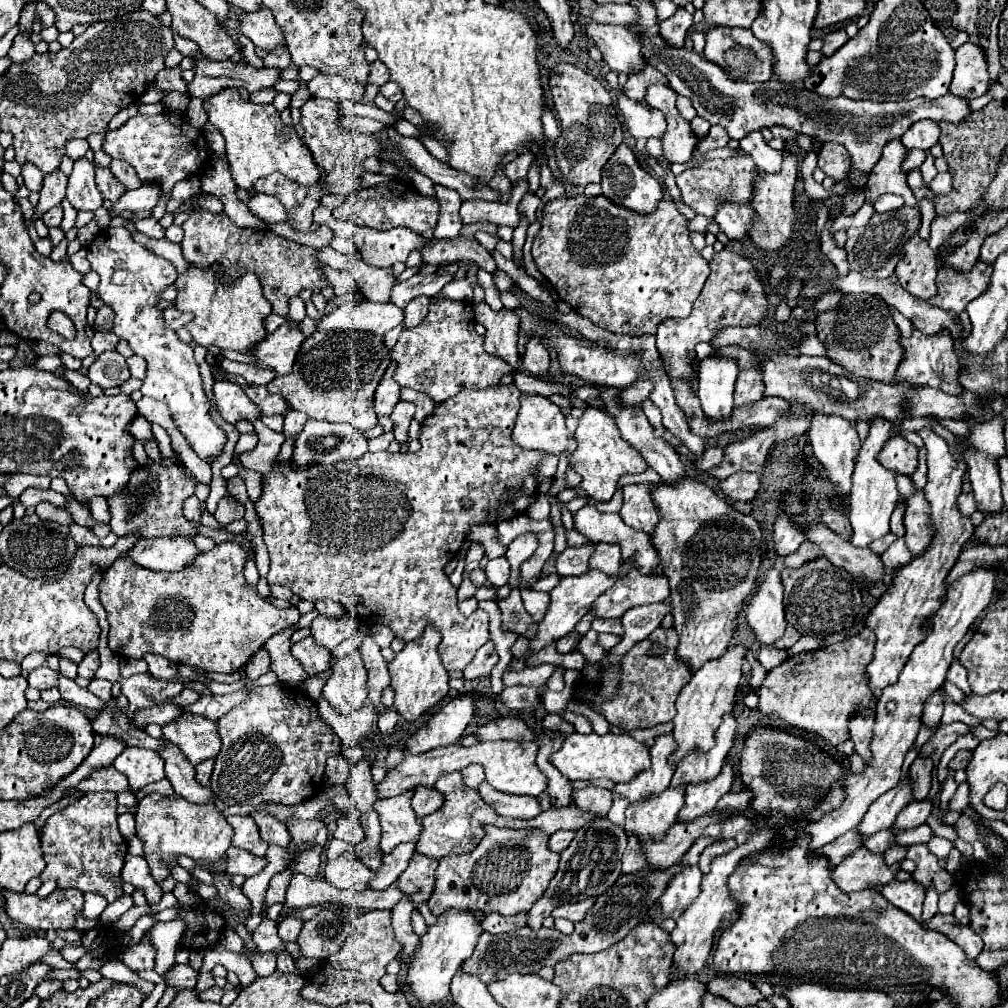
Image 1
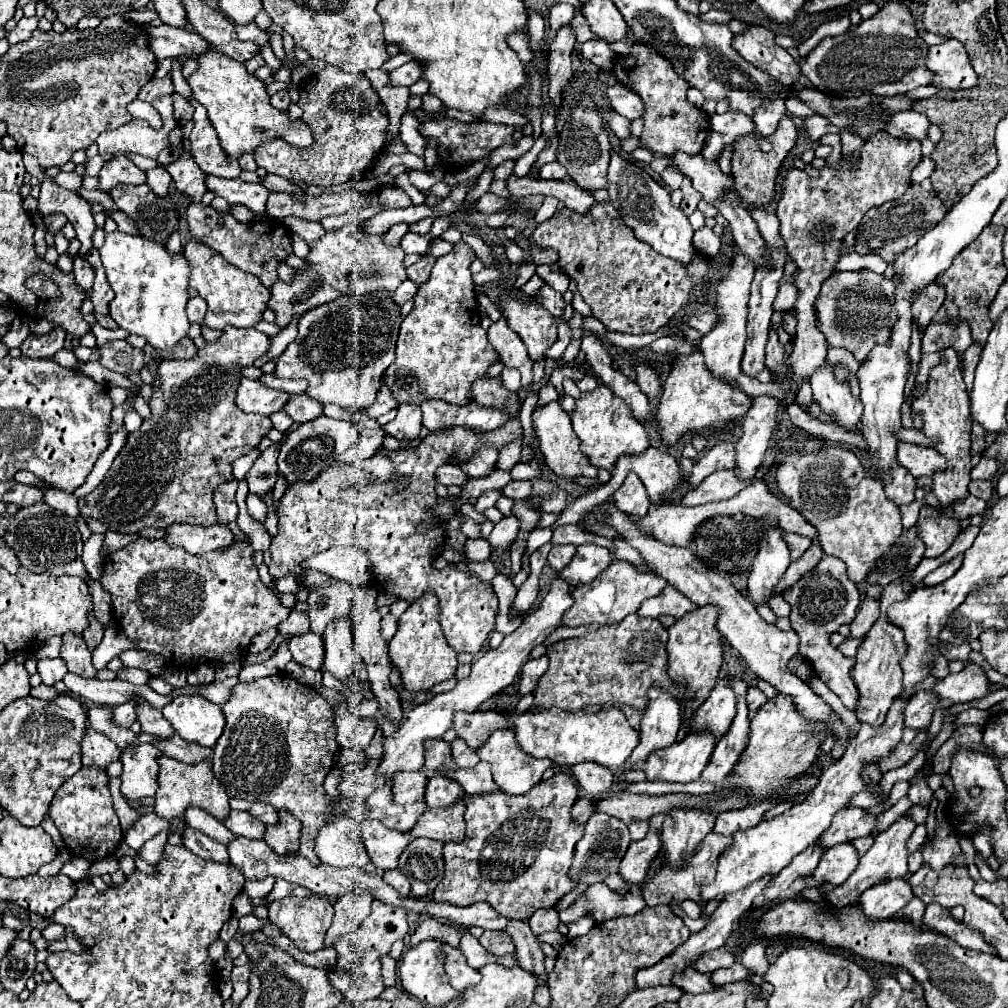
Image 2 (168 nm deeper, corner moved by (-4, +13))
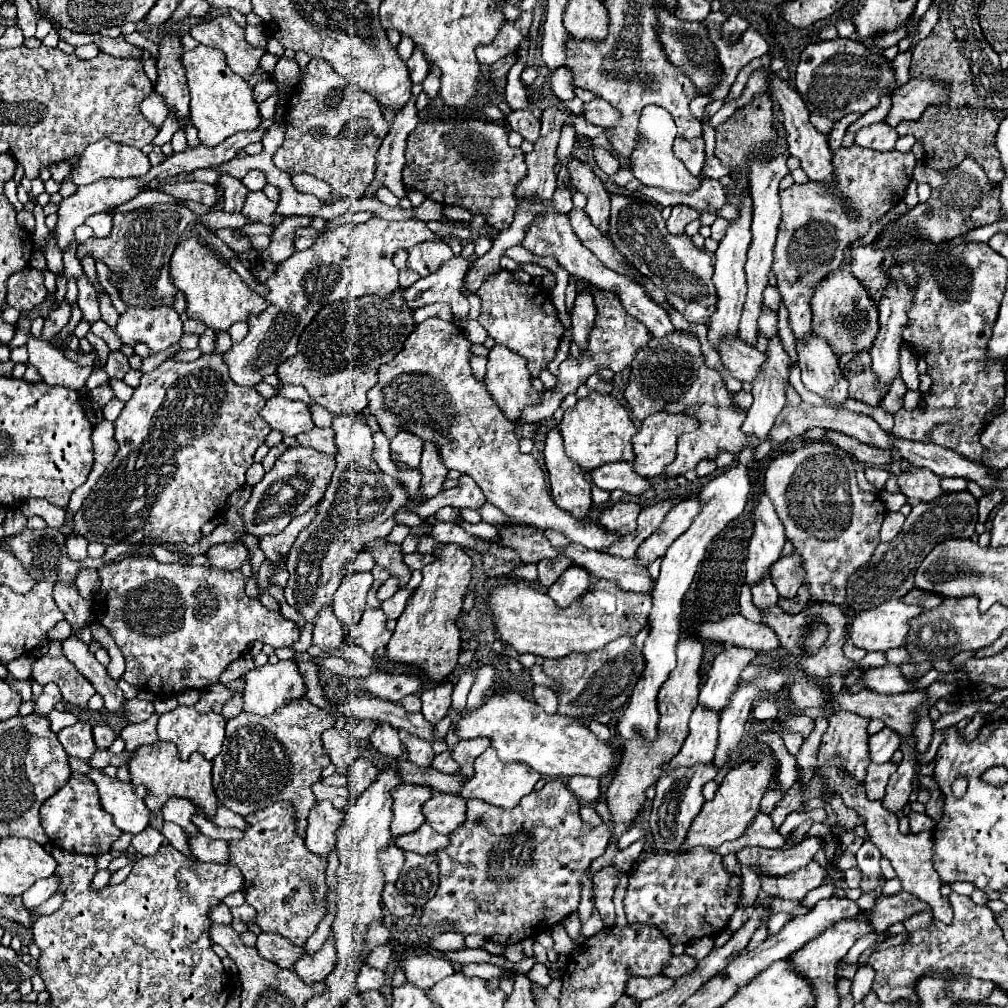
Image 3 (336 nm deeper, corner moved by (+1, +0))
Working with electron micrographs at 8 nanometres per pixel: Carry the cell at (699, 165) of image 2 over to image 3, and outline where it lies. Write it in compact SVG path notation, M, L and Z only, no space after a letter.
M645 106L639 118L639 138L637 146L629 156L629 168L633 170L635 178L645 186L659 186L669 192L693 192L697 186L701 186L697 176L691 176L689 170L685 170L683 162L673 154L673 140L675 140L677 128L671 118L671 114L665 108L659 106Z

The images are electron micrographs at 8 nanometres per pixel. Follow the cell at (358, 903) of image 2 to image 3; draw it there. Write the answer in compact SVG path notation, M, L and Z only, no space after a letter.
M329 940L323 944L323 948L315 956L303 956L295 962L293 970L305 984L315 984L333 970L333 946L329 946Z

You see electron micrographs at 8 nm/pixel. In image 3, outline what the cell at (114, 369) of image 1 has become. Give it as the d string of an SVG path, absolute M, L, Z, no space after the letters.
M113 352L105 364L105 372L109 374L109 378L123 378L129 372L127 356L121 352Z

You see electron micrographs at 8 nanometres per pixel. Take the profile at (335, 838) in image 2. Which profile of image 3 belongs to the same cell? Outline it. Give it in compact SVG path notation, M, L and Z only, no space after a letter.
M317 802L307 816L307 834L305 844L311 852L327 858L337 844L337 830L343 822L343 812L337 810L331 802Z

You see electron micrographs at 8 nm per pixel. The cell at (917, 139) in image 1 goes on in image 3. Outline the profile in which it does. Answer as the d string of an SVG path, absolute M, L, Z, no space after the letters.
M877 122L877 124L871 124L871 126L857 130L853 142L857 146L871 148L871 150L877 150L877 152L889 152L889 150L895 148L897 130L891 128L891 126L885 126L885 122Z

